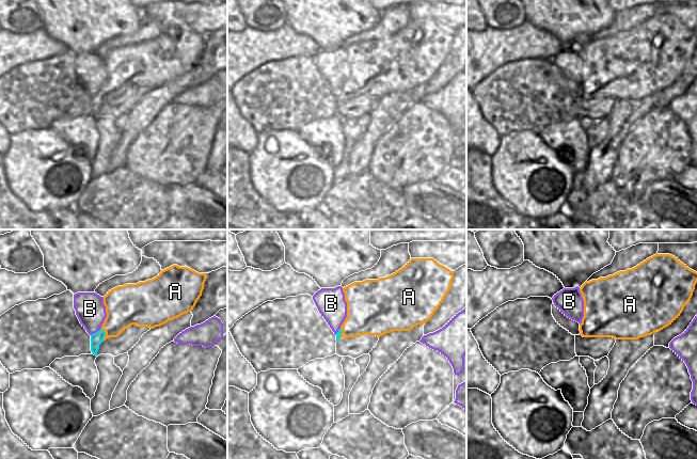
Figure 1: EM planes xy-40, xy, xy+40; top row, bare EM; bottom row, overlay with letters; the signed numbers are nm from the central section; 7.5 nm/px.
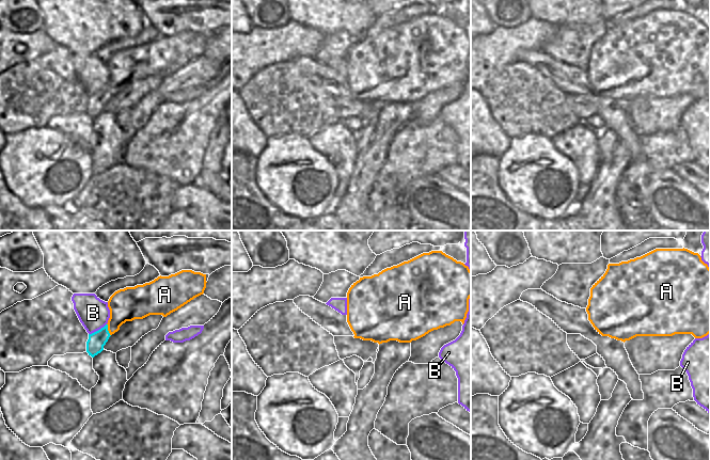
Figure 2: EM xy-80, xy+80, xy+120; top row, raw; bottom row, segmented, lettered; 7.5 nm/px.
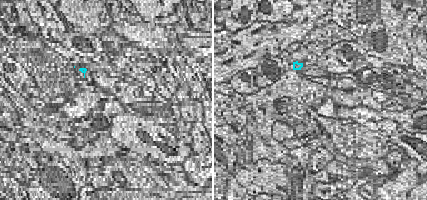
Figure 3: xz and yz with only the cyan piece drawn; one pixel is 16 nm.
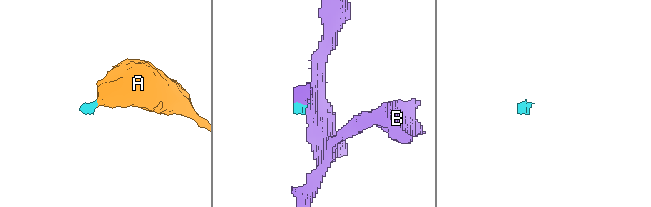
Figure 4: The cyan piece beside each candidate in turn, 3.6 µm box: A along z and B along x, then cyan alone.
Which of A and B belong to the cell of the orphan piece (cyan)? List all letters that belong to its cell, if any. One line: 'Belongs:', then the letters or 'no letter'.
Belongs: A

